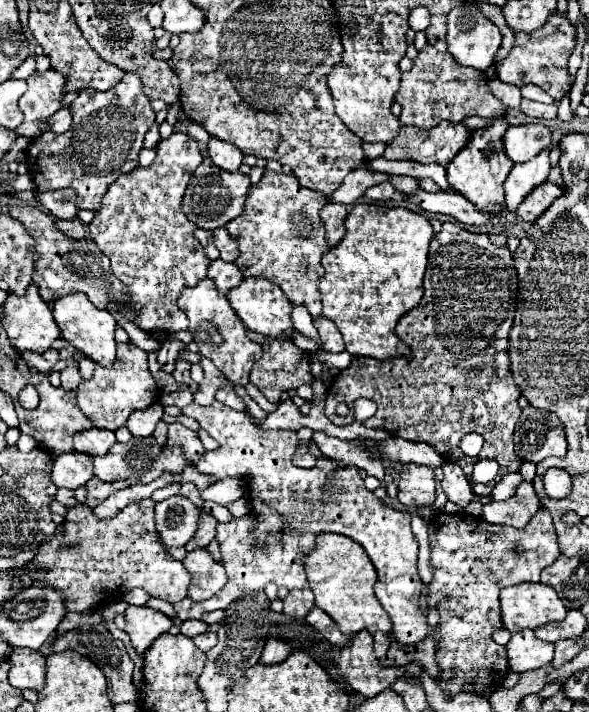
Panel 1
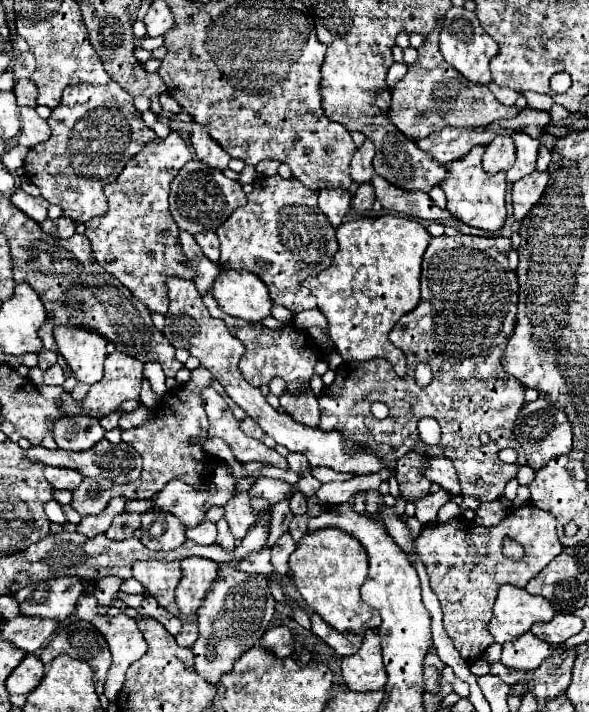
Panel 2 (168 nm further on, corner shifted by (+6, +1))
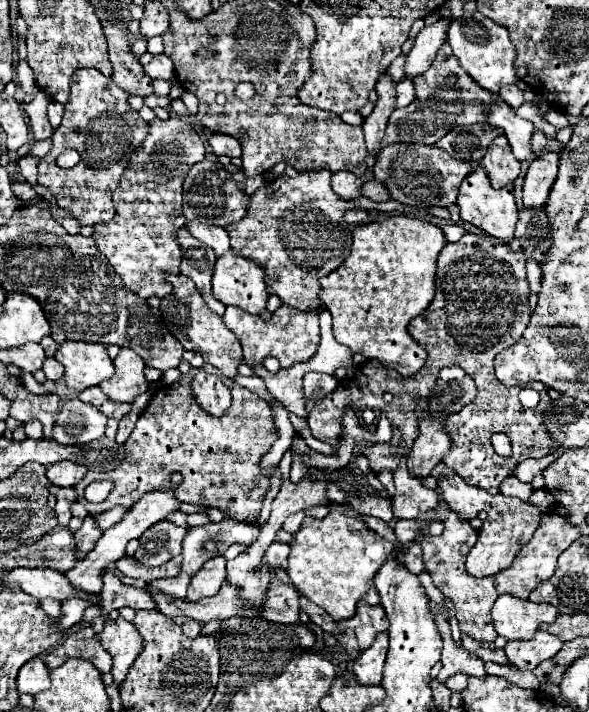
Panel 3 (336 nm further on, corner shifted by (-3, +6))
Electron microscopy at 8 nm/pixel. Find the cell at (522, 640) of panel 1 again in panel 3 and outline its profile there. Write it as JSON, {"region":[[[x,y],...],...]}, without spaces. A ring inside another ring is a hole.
{"region":[[[537,630],[537,634],[531,640],[509,640],[505,644],[505,654],[513,666],[521,670],[533,670],[543,660],[553,658],[561,650],[561,646],[561,638]]]}

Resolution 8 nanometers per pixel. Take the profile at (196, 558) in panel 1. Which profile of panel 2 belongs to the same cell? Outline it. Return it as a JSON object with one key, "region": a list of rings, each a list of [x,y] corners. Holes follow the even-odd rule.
{"region":[[[188,557],[182,561],[182,579],[176,589],[176,605],[180,613],[194,615],[198,611],[218,569],[220,567],[214,561],[204,557]]]}

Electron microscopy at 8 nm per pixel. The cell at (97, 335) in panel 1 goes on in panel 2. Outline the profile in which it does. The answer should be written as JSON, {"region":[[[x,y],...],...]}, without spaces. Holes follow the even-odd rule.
{"region":[[[64,325],[54,329],[54,341],[76,381],[92,385],[102,379],[106,359],[106,339],[102,335]]]}

